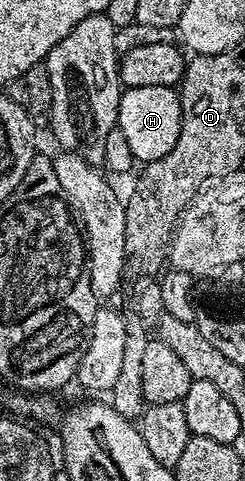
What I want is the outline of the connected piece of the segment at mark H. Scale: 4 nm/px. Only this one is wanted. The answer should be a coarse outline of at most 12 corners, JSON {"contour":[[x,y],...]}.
{"contour":[[176,87],[121,90],[116,127],[133,160],[166,157],[178,141]]}

